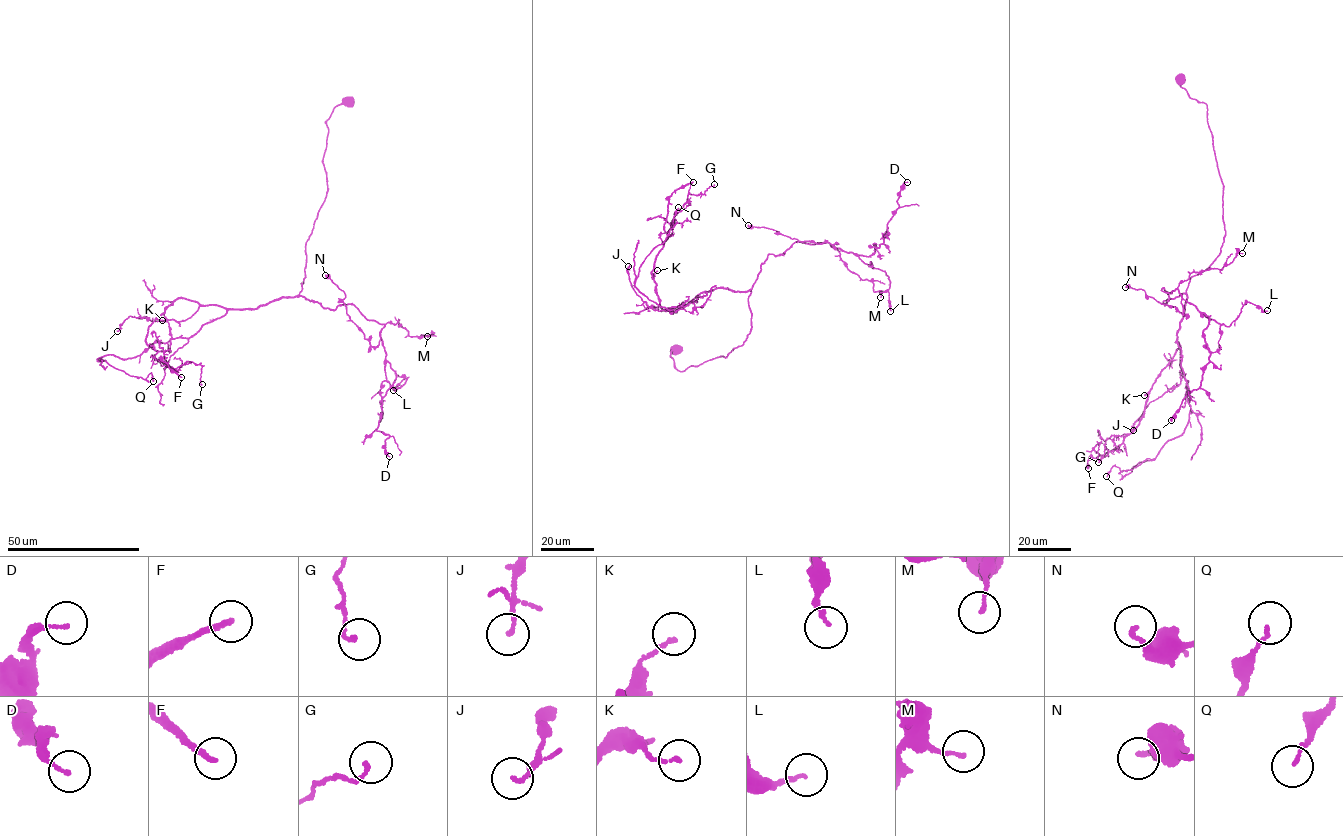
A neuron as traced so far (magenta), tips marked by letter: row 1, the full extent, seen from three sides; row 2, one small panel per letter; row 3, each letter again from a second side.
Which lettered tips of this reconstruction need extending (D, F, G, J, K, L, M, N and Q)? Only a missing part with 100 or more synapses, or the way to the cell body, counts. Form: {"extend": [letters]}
{"extend": []}

